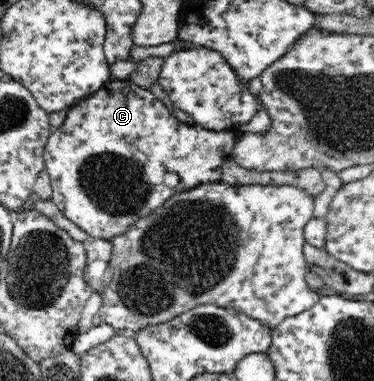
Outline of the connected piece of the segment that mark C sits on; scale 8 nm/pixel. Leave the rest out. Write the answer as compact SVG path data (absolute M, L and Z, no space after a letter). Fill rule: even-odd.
M128 79L108 80L102 89L73 104L70 110L68 110L63 124L54 133L50 134L43 156L45 168L50 175L52 185L52 196L50 199L56 203L56 206L68 220L71 220L76 226L87 232L90 238L102 238L110 241L115 236L126 232L137 219L148 216L154 209L162 206L173 194L190 190L190 188L200 184L222 181L222 167L231 158L237 132L235 130L211 131L202 125L182 123L170 112L171 110L166 108L166 105L159 101L151 91L141 88L134 81ZM166 172L174 172L176 176L179 176L179 184L175 188L169 188L164 183L164 174Z

